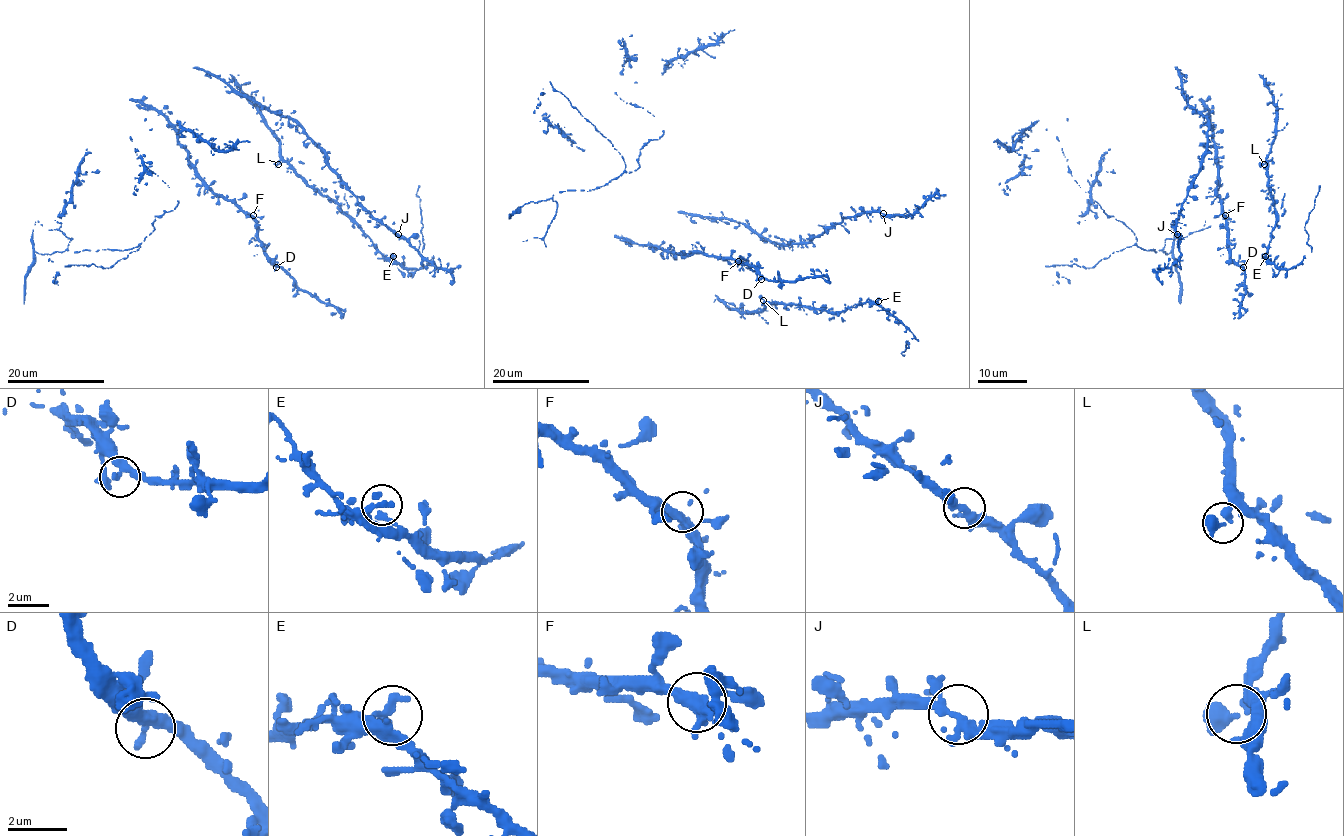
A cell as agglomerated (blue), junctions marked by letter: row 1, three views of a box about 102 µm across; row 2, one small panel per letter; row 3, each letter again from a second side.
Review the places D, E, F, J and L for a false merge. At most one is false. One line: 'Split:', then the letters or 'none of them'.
Split: none of them

